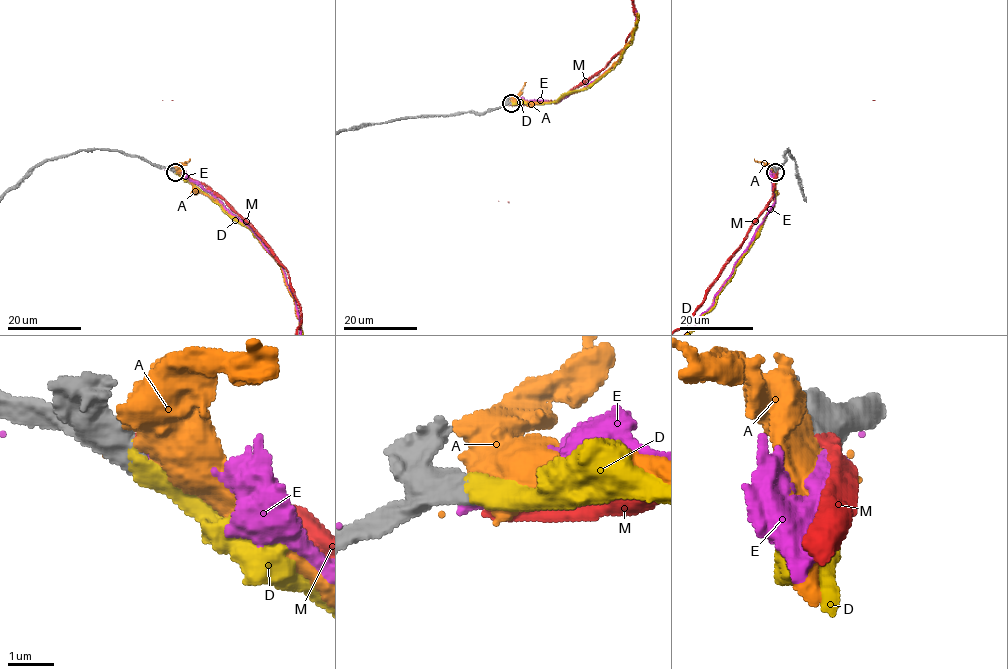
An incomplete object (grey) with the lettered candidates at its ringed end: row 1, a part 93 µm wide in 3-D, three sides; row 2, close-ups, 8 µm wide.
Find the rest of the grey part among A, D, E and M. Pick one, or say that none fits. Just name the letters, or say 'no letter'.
D

